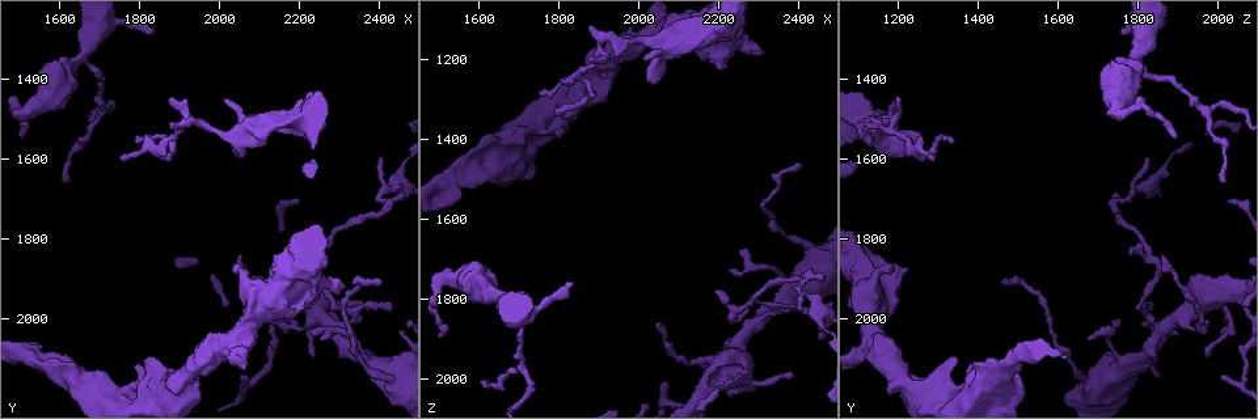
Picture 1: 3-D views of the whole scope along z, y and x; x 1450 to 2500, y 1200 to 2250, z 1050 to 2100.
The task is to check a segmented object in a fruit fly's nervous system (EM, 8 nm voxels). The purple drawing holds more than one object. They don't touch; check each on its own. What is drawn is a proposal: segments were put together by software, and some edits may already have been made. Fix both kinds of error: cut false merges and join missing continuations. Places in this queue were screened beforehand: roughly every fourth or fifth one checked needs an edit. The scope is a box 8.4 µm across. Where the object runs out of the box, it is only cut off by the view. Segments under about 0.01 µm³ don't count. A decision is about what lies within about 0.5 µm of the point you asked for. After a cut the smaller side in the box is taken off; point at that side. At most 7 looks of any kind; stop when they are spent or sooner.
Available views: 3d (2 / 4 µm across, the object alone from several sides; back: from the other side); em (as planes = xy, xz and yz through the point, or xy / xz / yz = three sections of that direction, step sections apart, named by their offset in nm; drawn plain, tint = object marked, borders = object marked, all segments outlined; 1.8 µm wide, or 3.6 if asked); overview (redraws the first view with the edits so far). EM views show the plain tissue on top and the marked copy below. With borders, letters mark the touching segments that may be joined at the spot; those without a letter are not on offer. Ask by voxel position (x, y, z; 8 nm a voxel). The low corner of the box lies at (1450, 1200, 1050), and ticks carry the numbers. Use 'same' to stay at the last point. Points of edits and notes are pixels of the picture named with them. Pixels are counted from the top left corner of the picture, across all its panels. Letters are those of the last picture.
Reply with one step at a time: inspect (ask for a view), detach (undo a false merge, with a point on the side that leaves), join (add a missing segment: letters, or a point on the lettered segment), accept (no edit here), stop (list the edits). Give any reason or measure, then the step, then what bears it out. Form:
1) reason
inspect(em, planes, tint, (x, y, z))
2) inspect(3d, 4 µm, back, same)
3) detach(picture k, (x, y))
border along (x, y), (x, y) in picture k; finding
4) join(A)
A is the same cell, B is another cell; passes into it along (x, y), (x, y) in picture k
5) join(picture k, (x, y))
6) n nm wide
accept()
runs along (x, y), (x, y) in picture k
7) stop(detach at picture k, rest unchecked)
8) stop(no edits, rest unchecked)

thin end
inspect(3d, 4 µm, (2195, 1825, 1780))

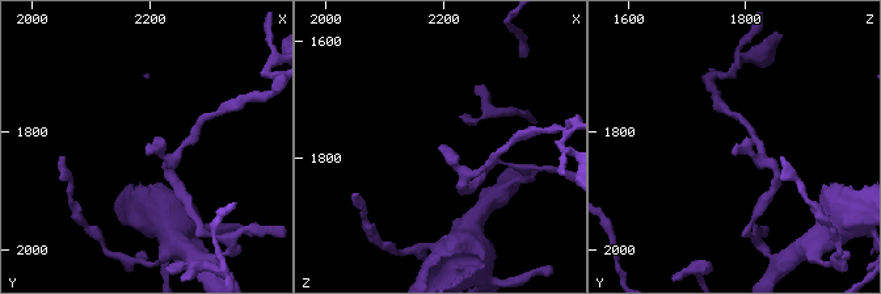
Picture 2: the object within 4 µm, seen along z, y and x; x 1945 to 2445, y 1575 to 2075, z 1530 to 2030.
now the EM
inspect(em, 3.6 µm, yz, step 4, borders, (2195, 1835, 1785))

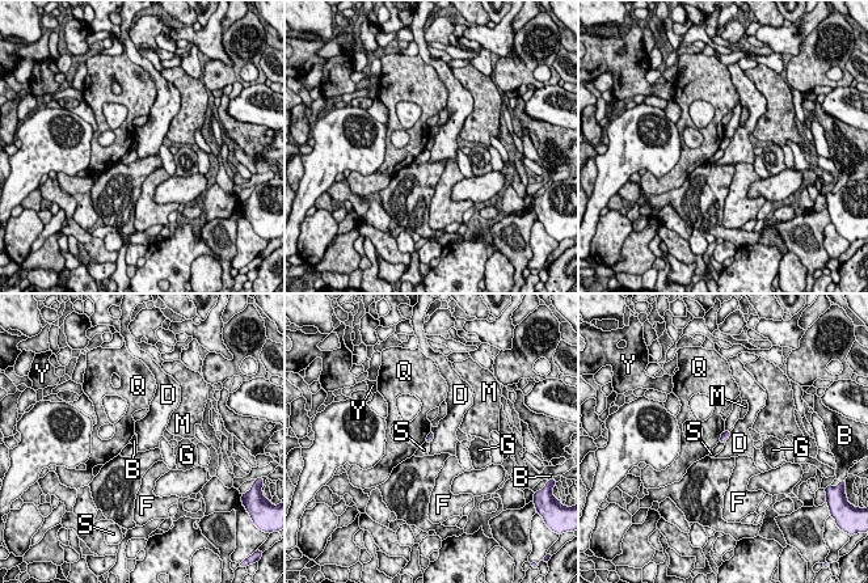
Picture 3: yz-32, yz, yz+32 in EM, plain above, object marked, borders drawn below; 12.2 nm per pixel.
inspect(em, 3.6 µm, planes, borders, same)

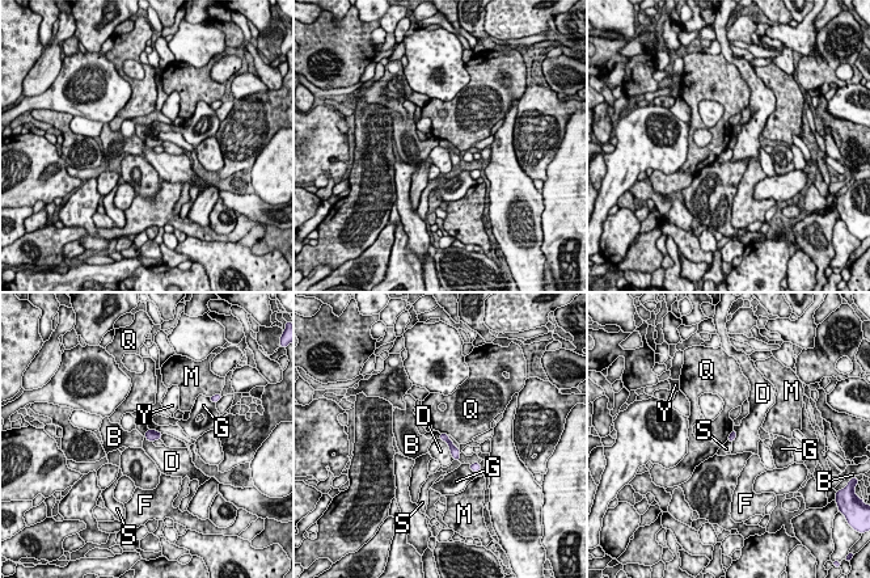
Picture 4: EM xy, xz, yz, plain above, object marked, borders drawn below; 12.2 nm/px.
accept()
B, D, F, G, M, Q, S and Y are other cells; runs along (442, 437), (452, 446), (456, 456) in picture 4; none of them fits

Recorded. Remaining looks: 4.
three arms meet
inspect(em, planes, tint, (1700, 1265, 1810))

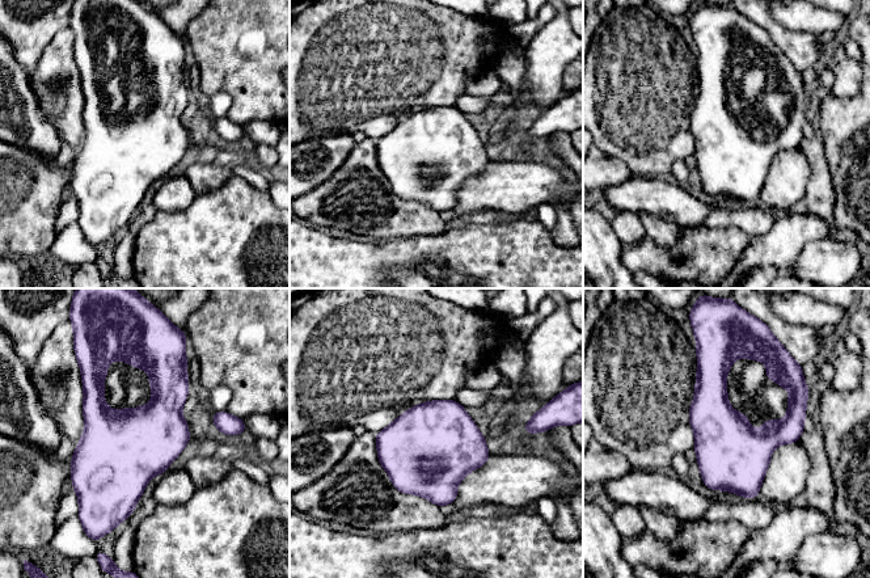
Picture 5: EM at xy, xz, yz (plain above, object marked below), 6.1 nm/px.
see the neighbours
inspect(em, planes, borders, same)

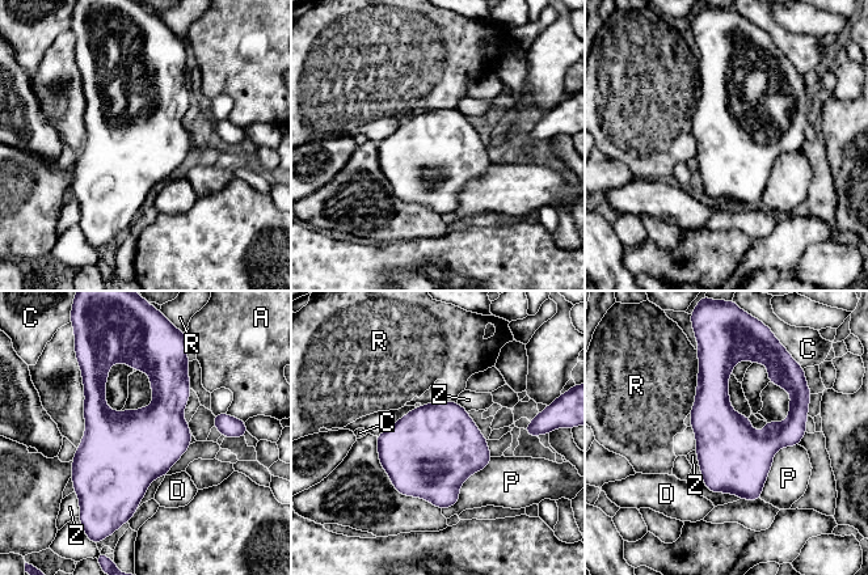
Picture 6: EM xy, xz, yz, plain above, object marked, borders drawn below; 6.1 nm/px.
P touches over 420 nm
accept()
A, C, D, P, R and Z are other cells; border along (695, 449), (699, 463) in picture 6; one neuron here

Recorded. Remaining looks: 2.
thick turns thin
inspect(em, 3.6 µm, planes, tint, (1540, 1475, 1745))

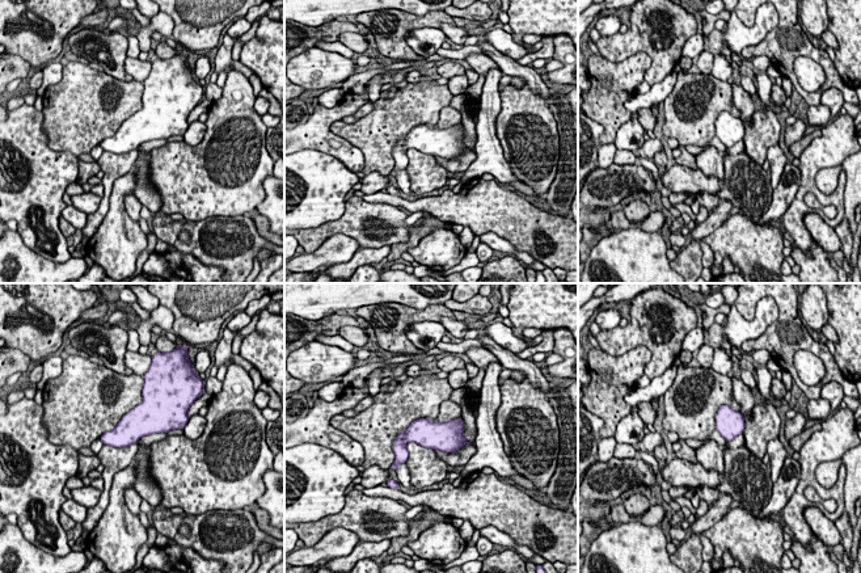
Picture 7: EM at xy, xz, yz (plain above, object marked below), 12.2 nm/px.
inspect(em, 3.6 µm, planes, borders, same)

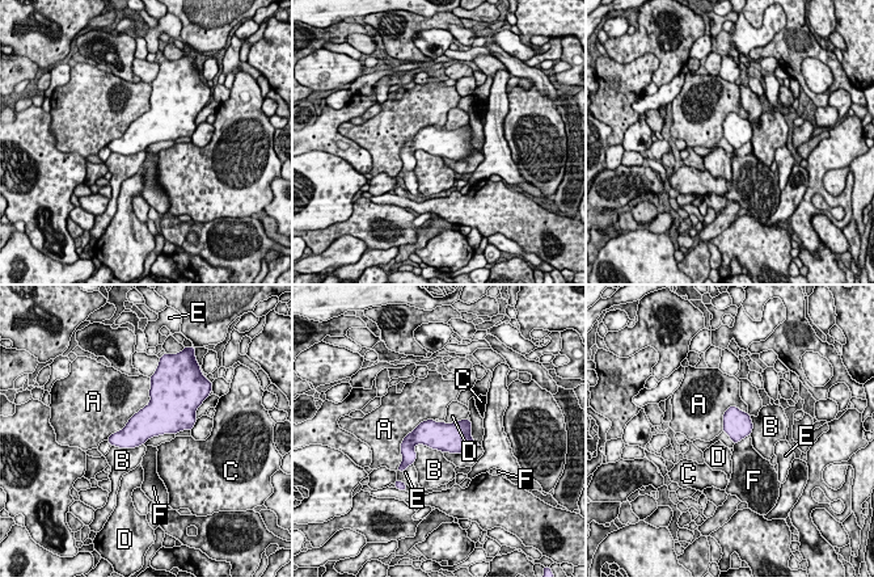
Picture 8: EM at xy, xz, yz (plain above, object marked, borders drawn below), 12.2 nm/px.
A touches over 850 nm
accept()
A, B, C, D, E and F are other cells; border along (443, 451), (464, 453) in picture 8; all the same neuron

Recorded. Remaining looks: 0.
stop(no edits, rest unchecked)

